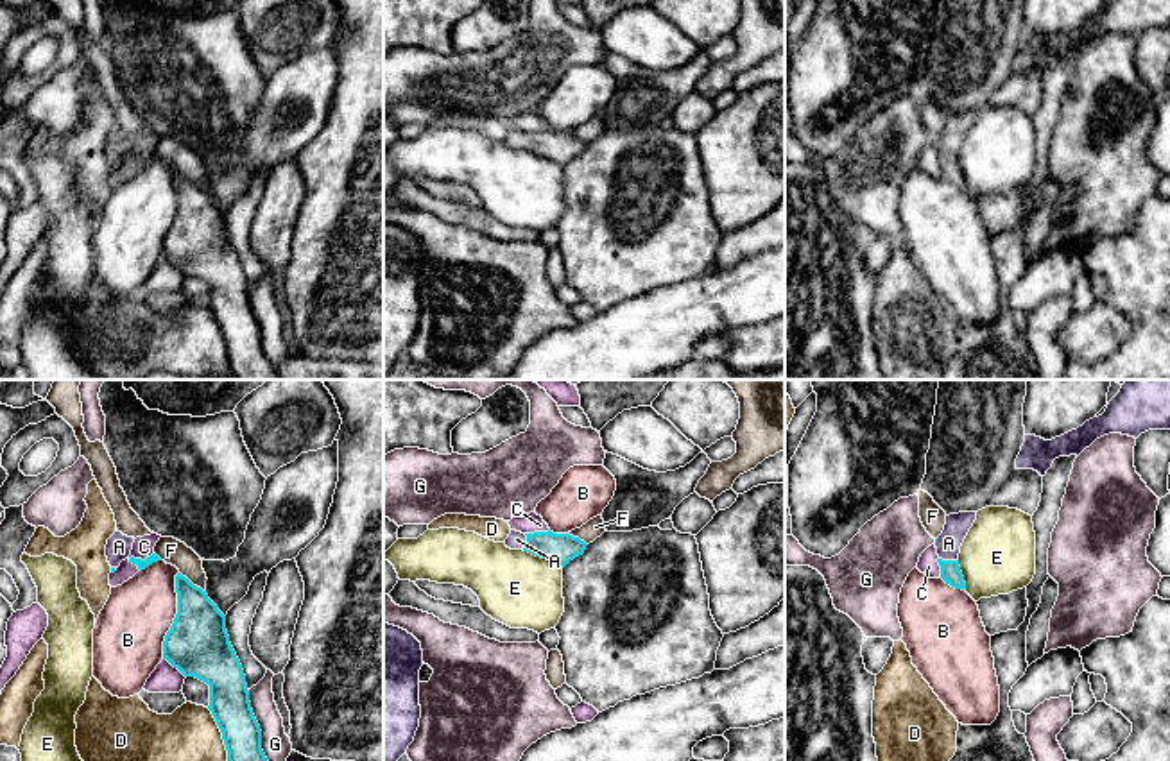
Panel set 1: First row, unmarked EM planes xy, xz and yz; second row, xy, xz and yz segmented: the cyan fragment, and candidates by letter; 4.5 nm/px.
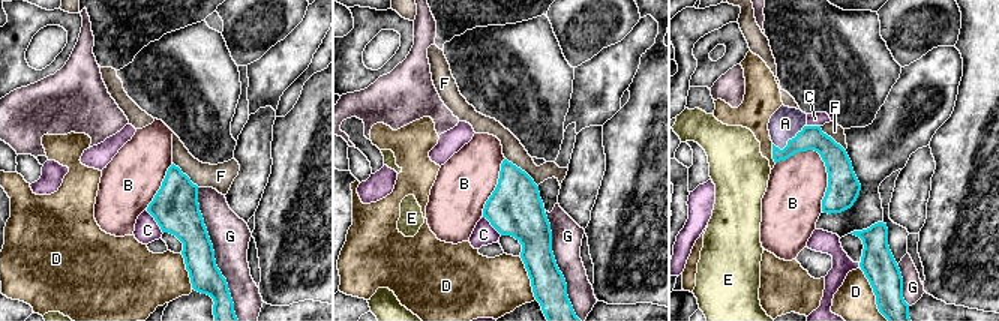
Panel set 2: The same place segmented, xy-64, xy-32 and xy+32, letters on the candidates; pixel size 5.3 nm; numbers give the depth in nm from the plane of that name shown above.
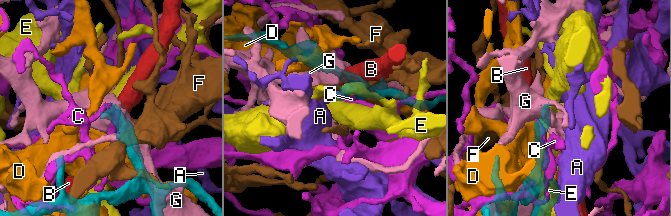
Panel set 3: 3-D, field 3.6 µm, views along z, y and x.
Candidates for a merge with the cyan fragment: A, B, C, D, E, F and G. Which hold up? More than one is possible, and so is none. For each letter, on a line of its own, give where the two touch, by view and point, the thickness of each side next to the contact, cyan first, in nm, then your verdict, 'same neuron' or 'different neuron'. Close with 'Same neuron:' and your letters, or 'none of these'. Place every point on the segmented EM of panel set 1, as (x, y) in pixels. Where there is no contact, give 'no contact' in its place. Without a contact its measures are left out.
A: yz (948, 561) | 100/110 nm | same neuron
B: xy (176, 615) | 280/320 nm | different neuron
C: xy (140, 559) | 50/100 nm | different neuron
D: xy (223, 735) | 180/240 nm | different neuron
E: xz (543, 557) | 140/340 nm | different neuron
F: xy (190, 582) | 260/120 nm | different neuron
G: xy (258, 726) | 180/130 nm | different neuron
Same neuron: A

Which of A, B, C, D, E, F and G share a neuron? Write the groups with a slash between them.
A / B / C / D / E / F / G

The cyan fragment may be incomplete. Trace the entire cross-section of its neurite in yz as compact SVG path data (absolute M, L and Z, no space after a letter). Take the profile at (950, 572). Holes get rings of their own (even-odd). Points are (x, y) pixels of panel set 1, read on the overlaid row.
M959 512L946 516L942 534L935 541L941 578L955 589L966 589L966 582L959 566L960 546L976 519L976 512Z

